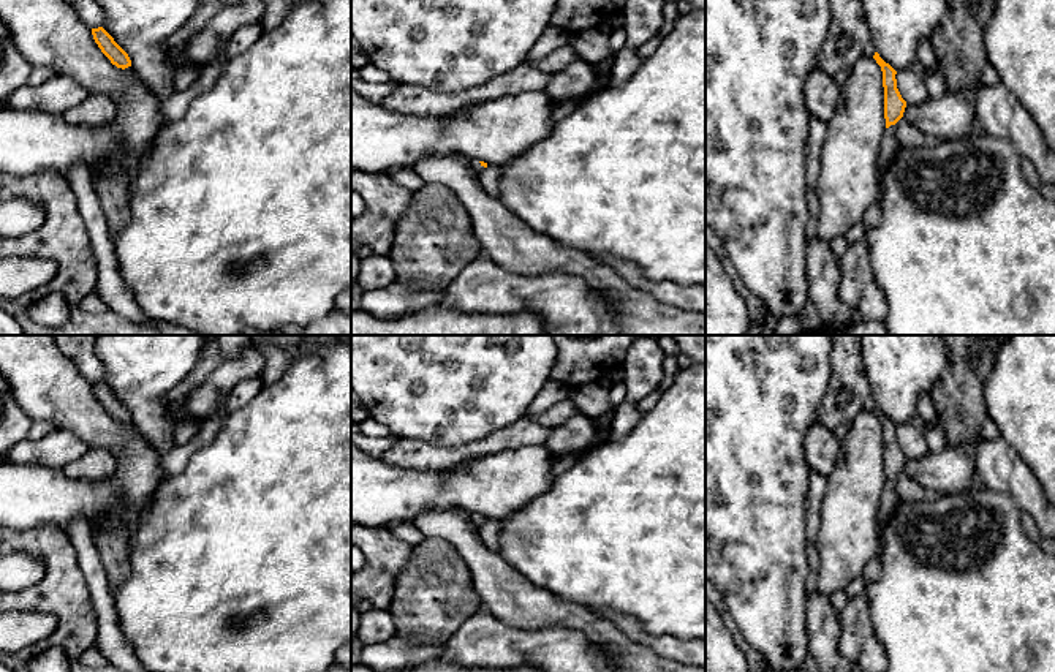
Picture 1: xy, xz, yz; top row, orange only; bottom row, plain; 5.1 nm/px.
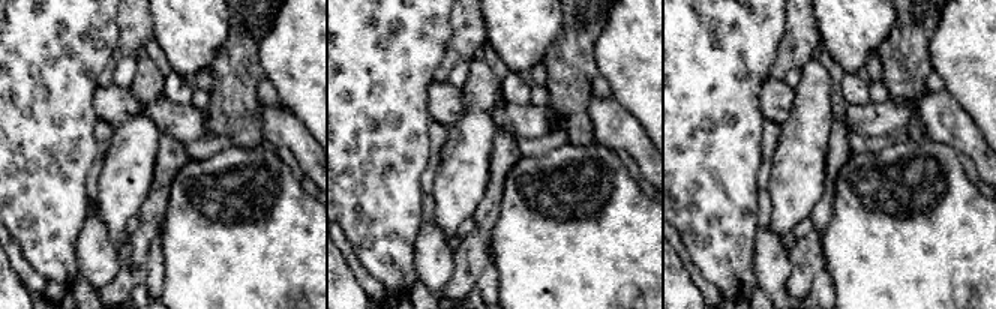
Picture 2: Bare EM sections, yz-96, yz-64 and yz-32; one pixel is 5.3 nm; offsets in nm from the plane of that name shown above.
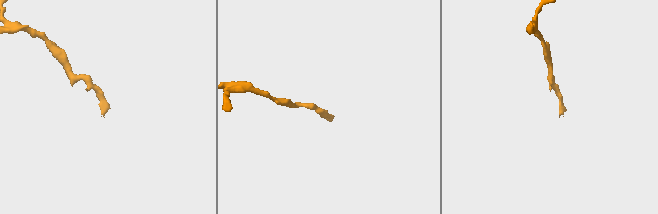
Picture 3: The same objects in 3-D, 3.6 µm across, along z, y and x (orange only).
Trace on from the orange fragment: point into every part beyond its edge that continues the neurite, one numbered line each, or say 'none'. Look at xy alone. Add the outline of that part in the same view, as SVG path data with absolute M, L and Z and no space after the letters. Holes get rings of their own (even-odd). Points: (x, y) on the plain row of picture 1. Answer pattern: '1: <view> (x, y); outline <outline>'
none

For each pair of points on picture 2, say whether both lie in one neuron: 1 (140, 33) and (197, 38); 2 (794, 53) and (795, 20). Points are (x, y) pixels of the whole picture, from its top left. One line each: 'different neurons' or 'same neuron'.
1: different neurons
2: same neuron

